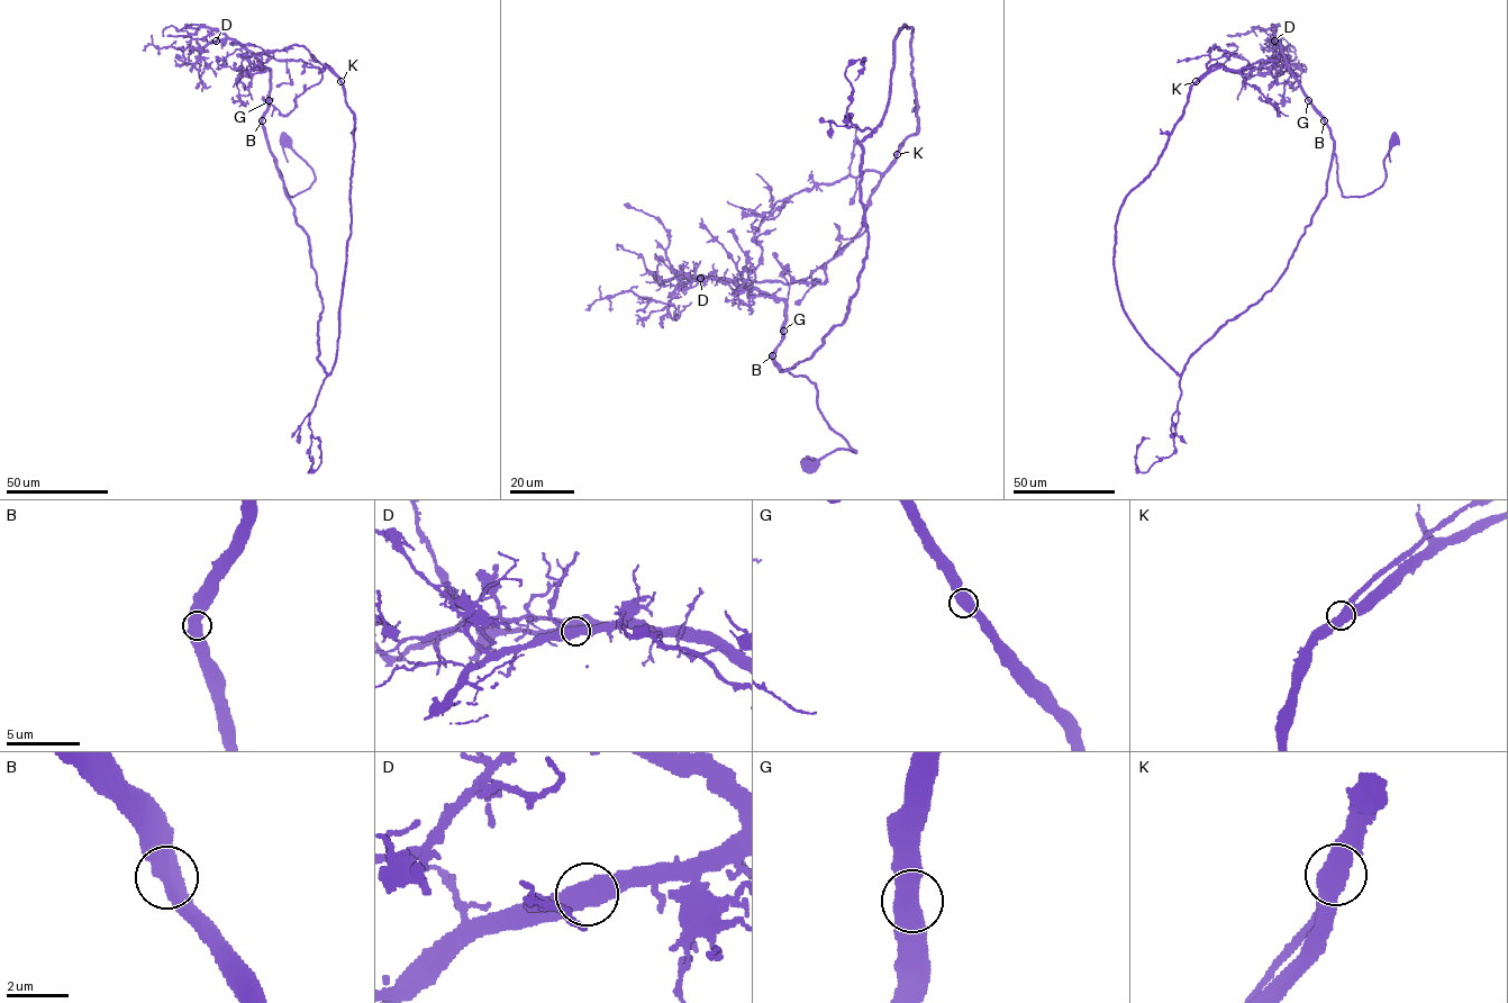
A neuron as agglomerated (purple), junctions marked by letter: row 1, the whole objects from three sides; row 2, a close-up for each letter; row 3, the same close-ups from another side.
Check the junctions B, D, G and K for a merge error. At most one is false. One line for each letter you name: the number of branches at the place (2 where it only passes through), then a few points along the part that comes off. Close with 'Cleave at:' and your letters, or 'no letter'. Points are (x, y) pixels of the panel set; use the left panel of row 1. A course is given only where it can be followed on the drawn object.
K: 2 | (341, 81), (325, 63)
Cleave at: K

